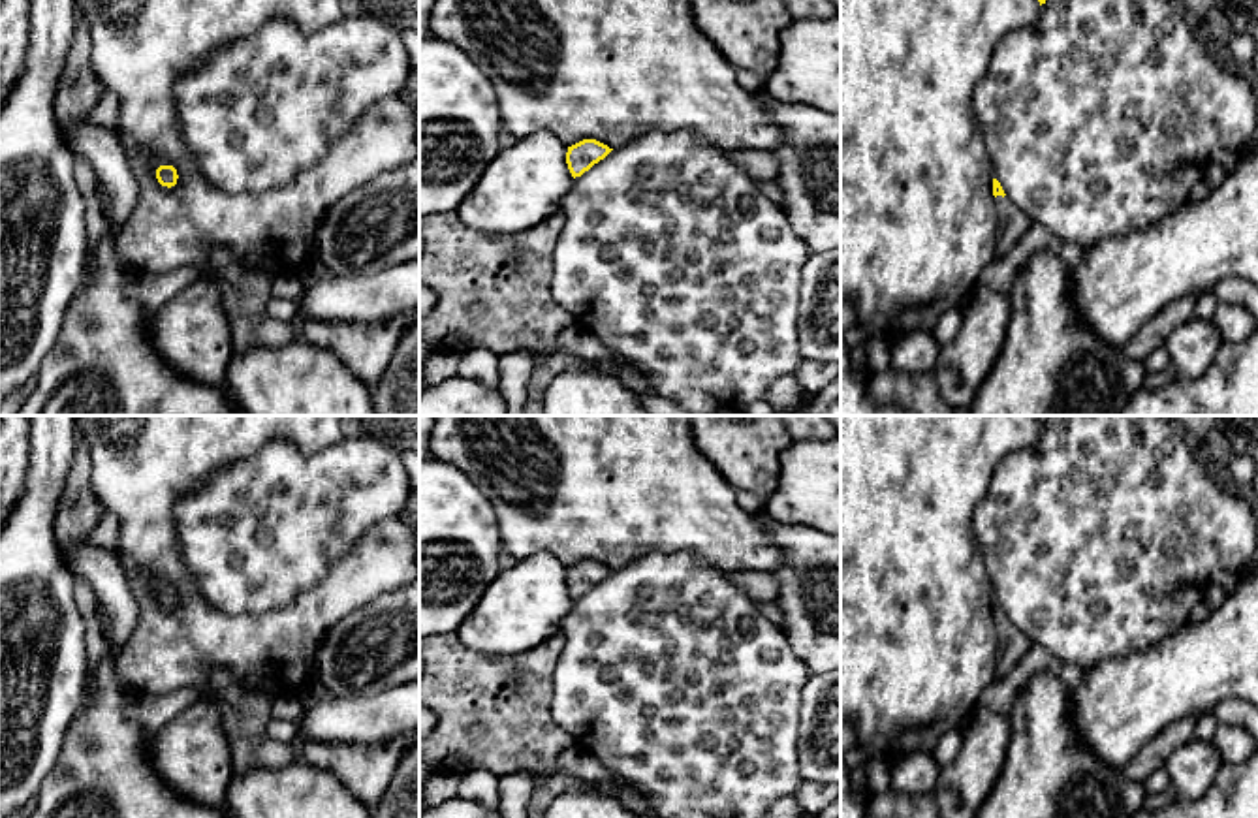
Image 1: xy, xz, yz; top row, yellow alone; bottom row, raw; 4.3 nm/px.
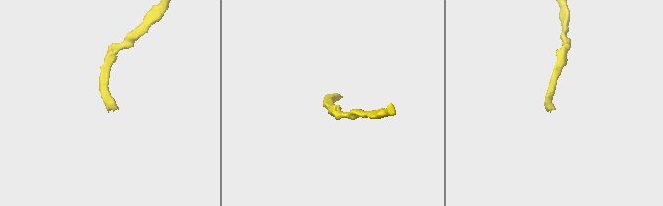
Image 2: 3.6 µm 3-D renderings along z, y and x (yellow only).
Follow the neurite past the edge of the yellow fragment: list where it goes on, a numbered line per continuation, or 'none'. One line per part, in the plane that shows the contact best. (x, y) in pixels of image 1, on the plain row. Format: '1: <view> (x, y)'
1: yz (1012, 644)

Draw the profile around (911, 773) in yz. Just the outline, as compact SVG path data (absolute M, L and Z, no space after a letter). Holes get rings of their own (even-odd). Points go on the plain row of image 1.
M908 750L891 763L889 790L906 795L933 794L938 775L940 767L936 765L933 752Z

